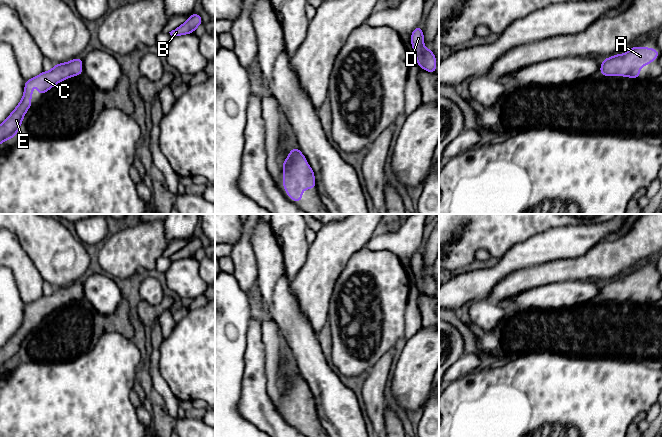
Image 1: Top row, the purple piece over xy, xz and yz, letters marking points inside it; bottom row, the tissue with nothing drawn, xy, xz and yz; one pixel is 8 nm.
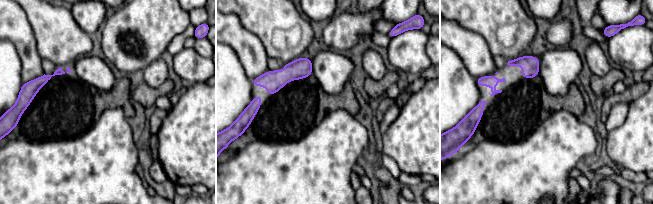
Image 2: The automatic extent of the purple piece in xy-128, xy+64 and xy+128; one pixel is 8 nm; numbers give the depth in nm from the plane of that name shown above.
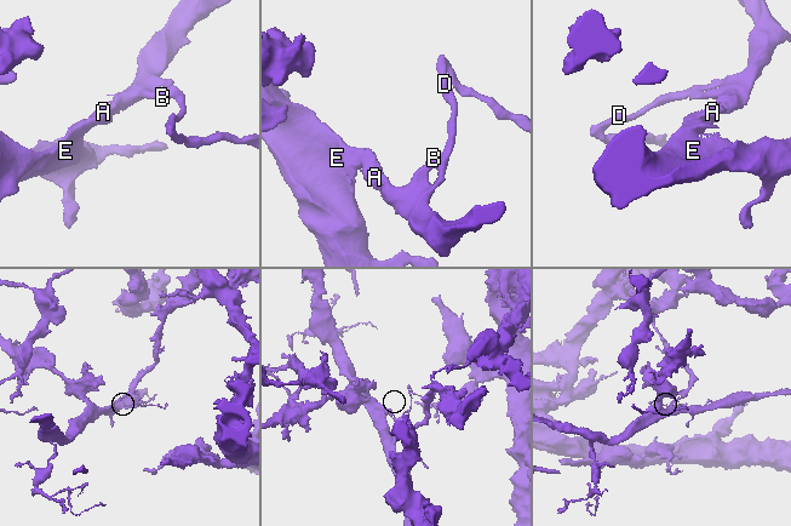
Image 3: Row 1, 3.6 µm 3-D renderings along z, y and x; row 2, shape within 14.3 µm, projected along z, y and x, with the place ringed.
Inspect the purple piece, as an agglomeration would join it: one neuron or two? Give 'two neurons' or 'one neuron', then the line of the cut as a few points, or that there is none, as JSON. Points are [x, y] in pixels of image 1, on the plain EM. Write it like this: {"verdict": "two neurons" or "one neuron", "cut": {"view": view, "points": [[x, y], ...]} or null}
{"verdict": "one neuron", "cut": null}

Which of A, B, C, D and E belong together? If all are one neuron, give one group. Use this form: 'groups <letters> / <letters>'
groups A B C D E

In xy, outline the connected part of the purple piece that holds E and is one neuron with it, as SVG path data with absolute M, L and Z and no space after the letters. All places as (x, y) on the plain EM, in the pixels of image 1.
M79 281L66 287L55 288L51 295L43 295L38 300L25 304L24 318L20 327L7 343L0 348L0 368L18 358L23 341L32 328L30 320L35 316L35 314L29 312L30 309L39 309L40 312L37 316L42 320L60 305L81 299L83 297L82 287L82 282Z

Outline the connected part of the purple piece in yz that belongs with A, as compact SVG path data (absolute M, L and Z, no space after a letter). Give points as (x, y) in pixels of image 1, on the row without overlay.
M631 271L627 273L627 277L603 283L599 296L604 300L639 302L640 291L651 288L660 279L660 275L647 271Z

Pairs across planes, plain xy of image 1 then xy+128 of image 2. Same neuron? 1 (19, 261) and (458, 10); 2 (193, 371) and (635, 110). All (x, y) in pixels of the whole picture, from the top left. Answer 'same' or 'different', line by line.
1: different
2: same

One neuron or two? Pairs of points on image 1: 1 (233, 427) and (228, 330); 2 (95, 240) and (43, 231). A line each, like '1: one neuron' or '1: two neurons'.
1: one neuron
2: two neurons

